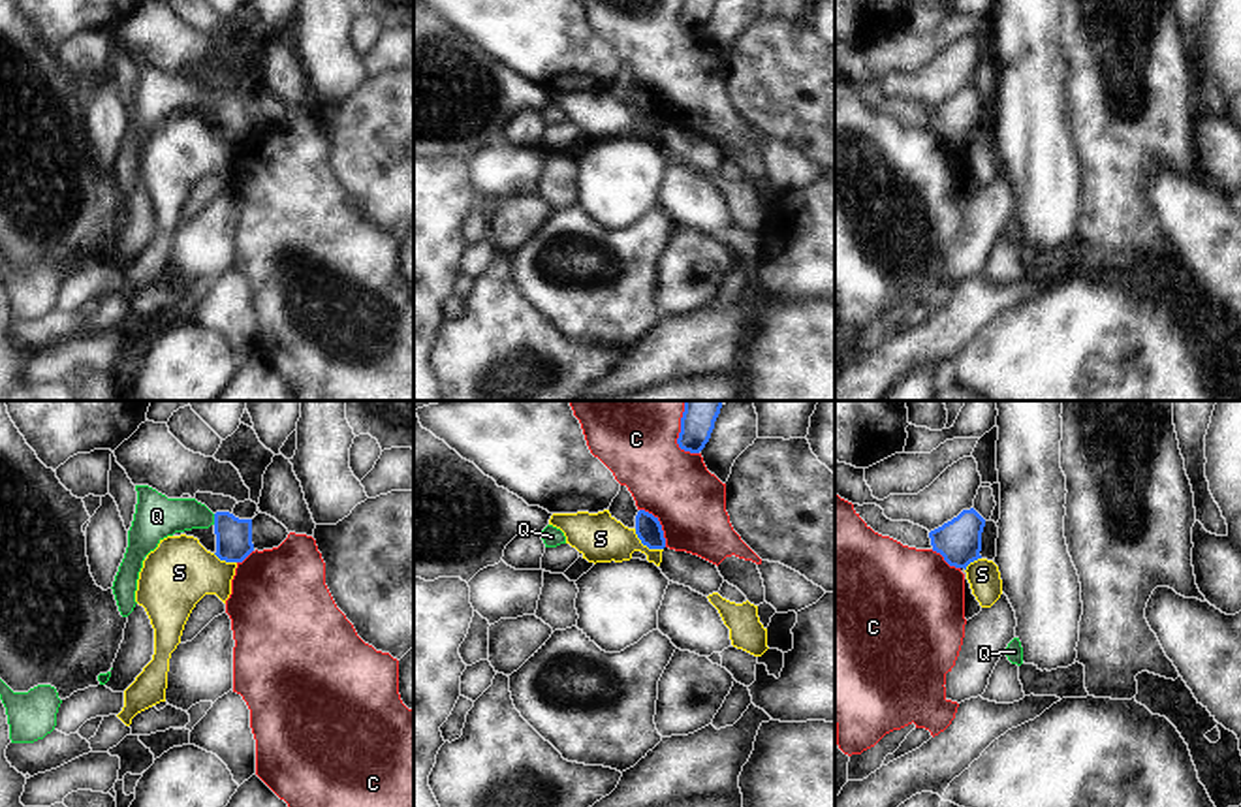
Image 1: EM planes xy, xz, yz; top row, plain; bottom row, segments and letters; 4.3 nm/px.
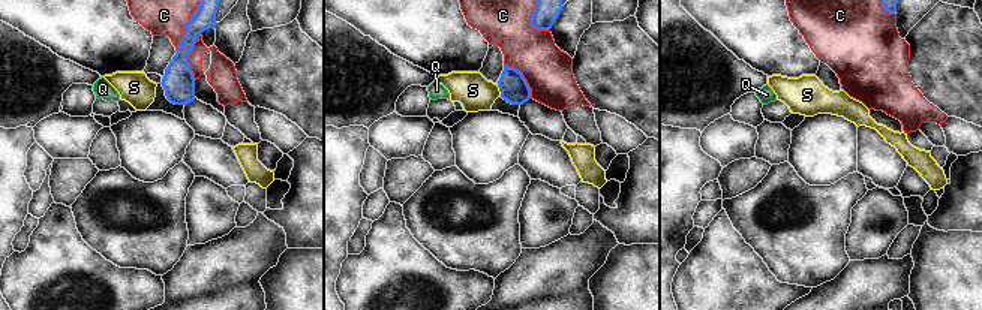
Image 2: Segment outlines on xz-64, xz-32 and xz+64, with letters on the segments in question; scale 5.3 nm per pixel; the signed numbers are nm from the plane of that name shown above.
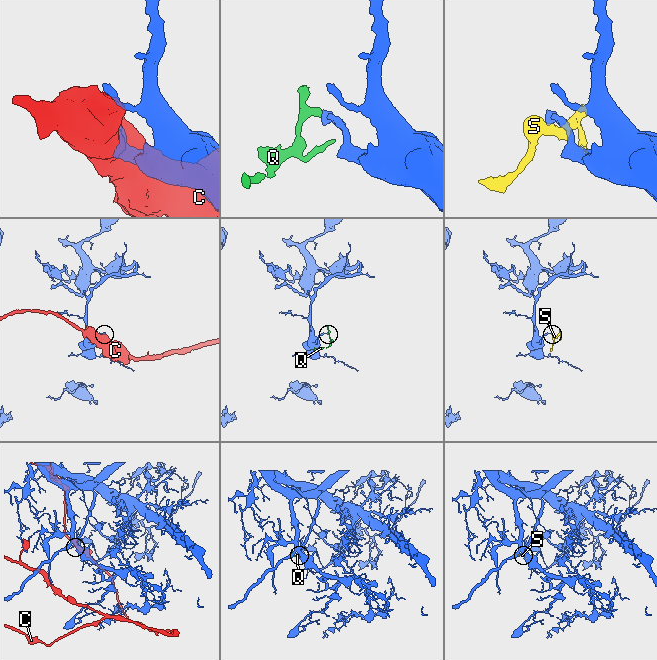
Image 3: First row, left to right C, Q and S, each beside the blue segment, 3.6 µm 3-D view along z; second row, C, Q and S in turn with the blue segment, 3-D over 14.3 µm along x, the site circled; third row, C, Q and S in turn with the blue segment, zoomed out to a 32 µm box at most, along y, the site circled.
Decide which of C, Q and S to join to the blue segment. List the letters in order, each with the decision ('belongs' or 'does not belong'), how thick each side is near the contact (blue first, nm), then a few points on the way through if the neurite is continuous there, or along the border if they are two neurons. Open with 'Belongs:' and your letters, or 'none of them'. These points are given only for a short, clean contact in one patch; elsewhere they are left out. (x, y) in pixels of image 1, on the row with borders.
Belongs: Q
C: does not belong; calibres 160 and 460 nm
Q: belongs; calibres 160 and 190 nm; way xy (234, 537), (215, 520), (157, 516)
S: does not belong; calibres 110 and 200 nm; border xz (634, 529), (644, 544), (662, 550)

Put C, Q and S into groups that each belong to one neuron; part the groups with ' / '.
C / Q / S

